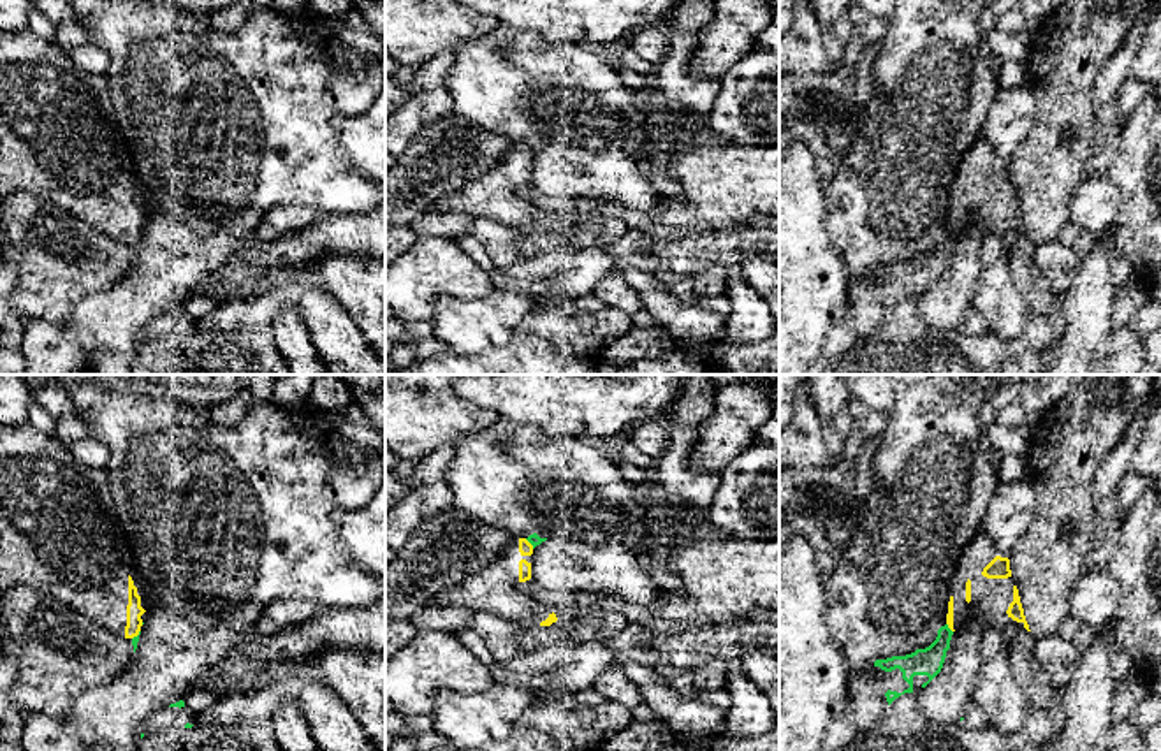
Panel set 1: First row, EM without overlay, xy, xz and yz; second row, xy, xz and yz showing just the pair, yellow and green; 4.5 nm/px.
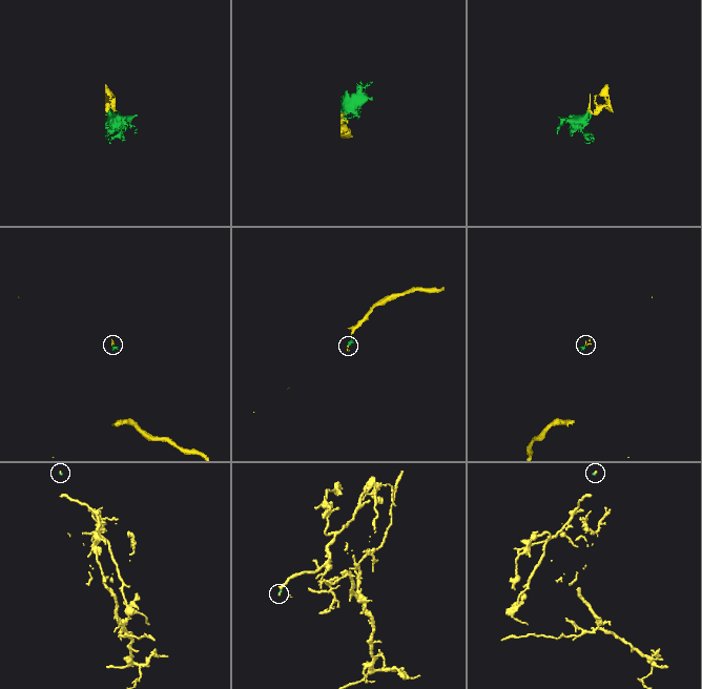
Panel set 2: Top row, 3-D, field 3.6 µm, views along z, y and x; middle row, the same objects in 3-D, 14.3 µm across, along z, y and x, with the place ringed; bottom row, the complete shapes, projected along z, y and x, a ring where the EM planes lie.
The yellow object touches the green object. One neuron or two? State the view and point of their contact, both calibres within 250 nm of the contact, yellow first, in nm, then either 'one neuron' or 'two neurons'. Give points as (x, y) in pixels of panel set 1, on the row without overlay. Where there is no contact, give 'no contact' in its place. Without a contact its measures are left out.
contact yz (949, 233); calibres 30 and 130 nm; two neurons

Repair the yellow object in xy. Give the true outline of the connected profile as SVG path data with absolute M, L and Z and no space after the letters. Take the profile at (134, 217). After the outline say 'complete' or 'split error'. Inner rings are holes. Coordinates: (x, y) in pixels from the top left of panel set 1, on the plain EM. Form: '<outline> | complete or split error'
M30 28L19 32L0 30L0 197L12 192L28 192L33 197L51 202L69 215L93 225L113 241L134 244L139 241L146 225L142 188L135 183L134 176L134 167L128 164L128 141L120 132L106 74L90 74L77 69L56 42L40 39Z | split error

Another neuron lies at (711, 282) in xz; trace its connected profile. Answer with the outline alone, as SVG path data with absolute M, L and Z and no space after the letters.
M711 266L698 274L690 276L668 271L665 274L665 287L677 301L698 306L702 299L727 294L728 274L728 269L723 266Z

